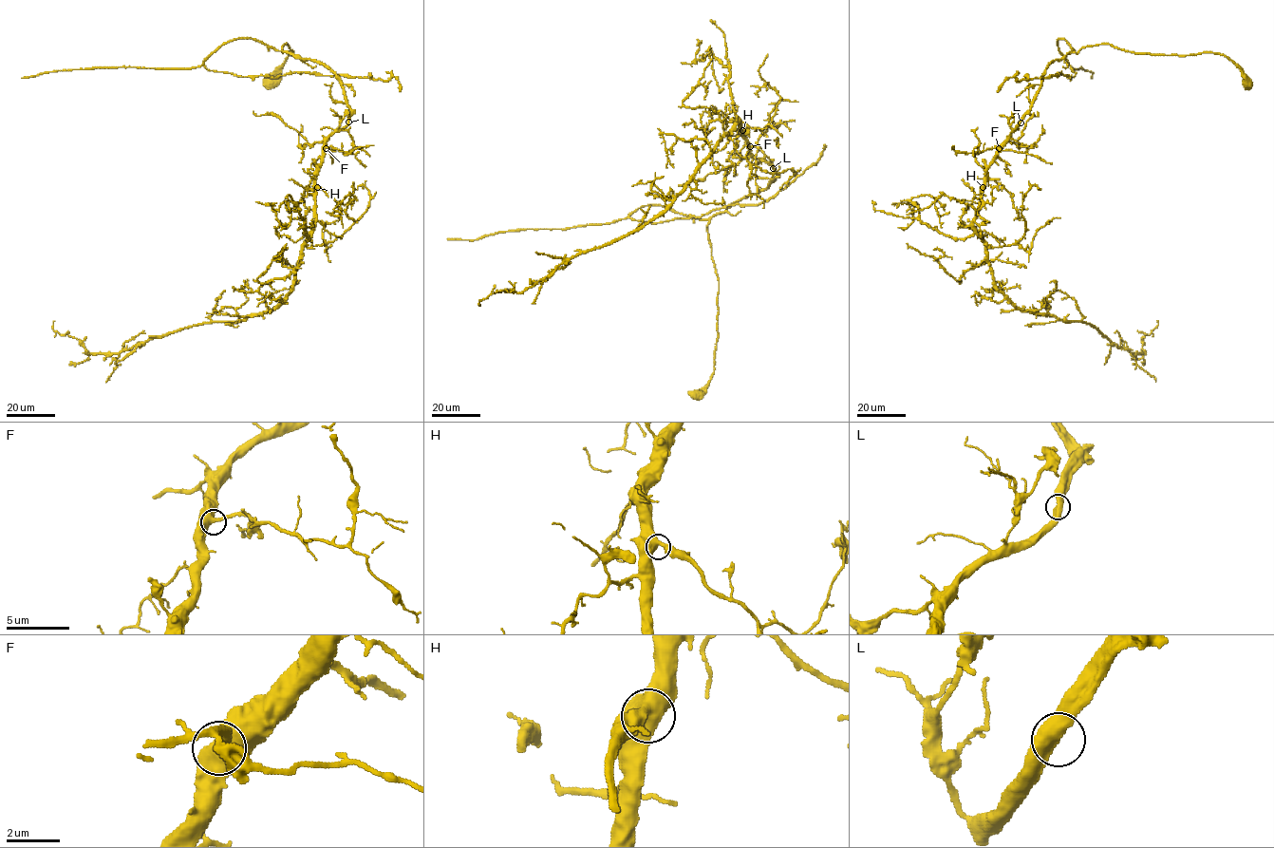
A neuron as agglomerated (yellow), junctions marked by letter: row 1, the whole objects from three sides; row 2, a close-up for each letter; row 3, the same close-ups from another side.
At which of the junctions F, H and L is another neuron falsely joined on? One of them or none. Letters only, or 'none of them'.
none of them

